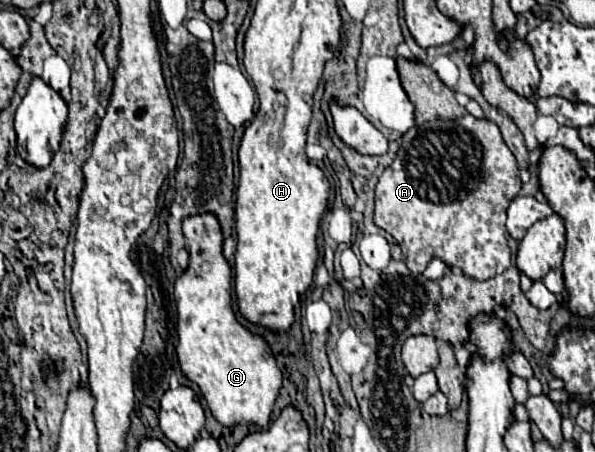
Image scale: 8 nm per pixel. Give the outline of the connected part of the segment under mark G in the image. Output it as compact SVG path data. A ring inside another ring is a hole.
M200 214L196 218L186 218L182 224L186 248L190 254L190 266L174 284L174 298L178 310L178 362L184 376L198 384L212 416L226 428L234 428L238 424L256 424L266 428L272 416L272 406L278 398L278 390L282 386L282 372L276 366L272 350L260 338L248 332L244 326L236 322L232 312L232 272L228 262L222 256L222 232L220 224L212 214Z

